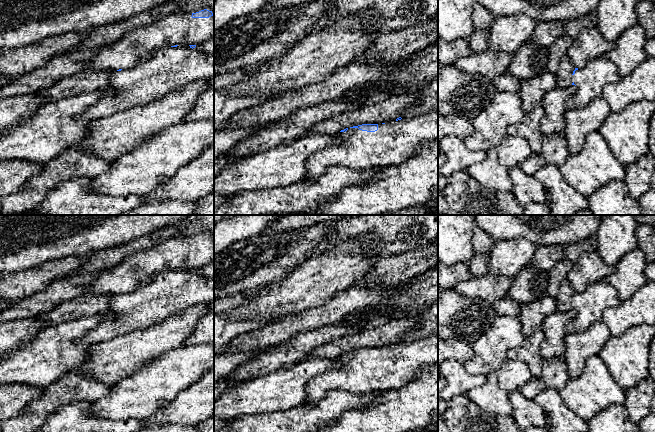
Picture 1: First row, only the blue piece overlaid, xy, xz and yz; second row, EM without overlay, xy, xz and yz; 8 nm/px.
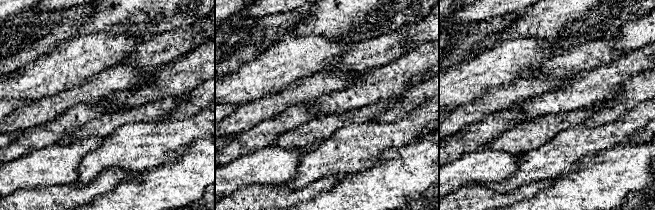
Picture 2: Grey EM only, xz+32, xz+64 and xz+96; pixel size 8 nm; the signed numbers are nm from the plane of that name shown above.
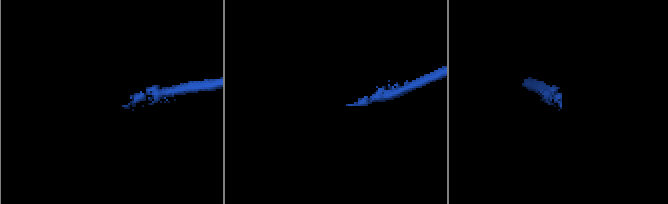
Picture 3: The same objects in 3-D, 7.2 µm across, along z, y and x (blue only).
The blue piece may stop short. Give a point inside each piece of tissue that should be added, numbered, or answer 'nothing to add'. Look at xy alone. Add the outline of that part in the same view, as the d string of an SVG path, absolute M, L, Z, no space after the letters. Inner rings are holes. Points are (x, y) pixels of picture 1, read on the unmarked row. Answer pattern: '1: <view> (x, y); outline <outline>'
1: xy (178, 252); outline M172 237L150 249L128 256L114 267L98 272L85 294L130 293L156 274L175 269L198 269L214 259L214 240L191 240L192 237Z

